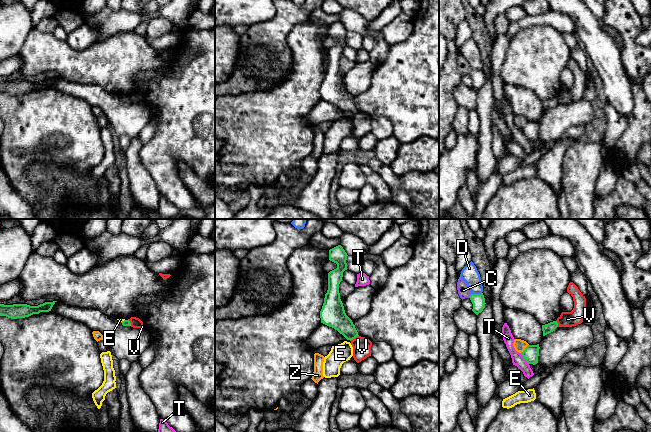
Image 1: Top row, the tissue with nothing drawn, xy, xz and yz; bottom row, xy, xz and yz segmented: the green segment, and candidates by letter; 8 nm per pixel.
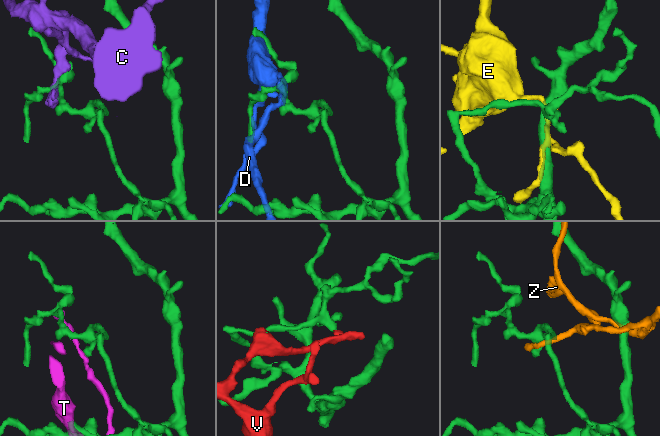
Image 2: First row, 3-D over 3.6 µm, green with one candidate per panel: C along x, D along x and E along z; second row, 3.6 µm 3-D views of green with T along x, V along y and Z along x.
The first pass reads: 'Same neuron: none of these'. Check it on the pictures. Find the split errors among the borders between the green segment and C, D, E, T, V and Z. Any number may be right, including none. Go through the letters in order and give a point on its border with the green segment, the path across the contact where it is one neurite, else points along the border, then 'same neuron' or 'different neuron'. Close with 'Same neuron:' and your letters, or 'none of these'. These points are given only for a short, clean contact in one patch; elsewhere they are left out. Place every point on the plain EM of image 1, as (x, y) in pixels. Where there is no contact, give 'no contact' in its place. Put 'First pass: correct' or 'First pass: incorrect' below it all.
C: meets green in yz at (470, 72); different neuron
D: meets green in yz at (476, 70); different neuron
E: meets green in xy at (122, 97); different neuron
T: meets green in yz at (524, 134); different neuron
V: meets green in xz at (354, 114); different neuron
Z: meets green in yz at (525, 125); border along yz (528, 120), (520, 128); different neuron
Same neuron: none of these
First pass: correct

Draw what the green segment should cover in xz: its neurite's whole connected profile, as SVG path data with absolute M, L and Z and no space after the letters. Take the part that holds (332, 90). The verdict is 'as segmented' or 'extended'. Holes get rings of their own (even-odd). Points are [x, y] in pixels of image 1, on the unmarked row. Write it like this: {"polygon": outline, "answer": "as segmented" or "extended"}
{"polygon": "M341 21L329 26L329 36L336 39L337 44L328 49L328 66L320 87L320 94L321 99L334 104L351 117L359 111L352 96L345 89L339 69L343 48L347 46L347 32Z", "answer": "as segmented"}

